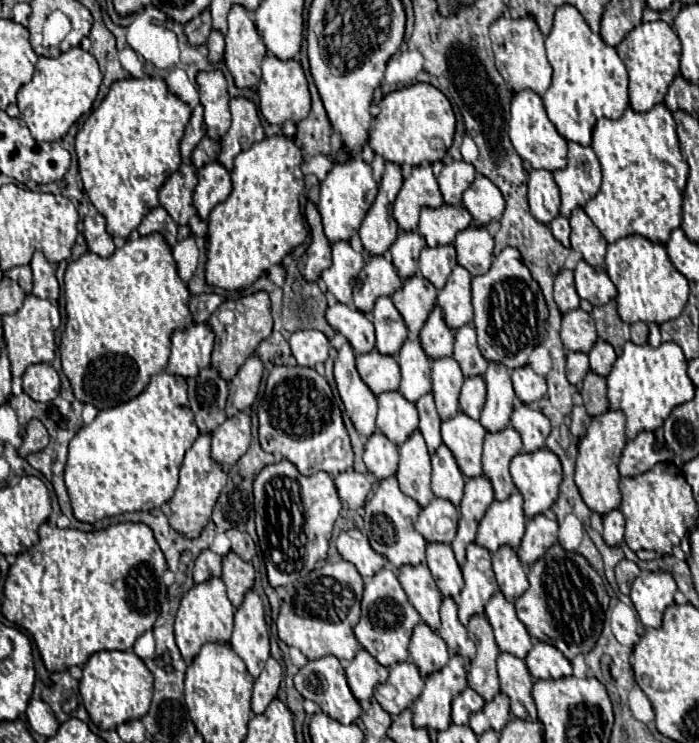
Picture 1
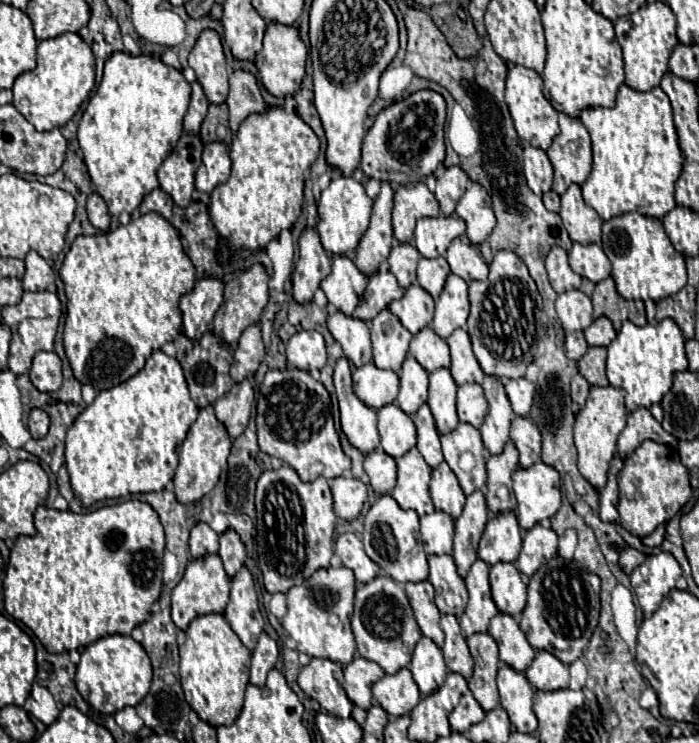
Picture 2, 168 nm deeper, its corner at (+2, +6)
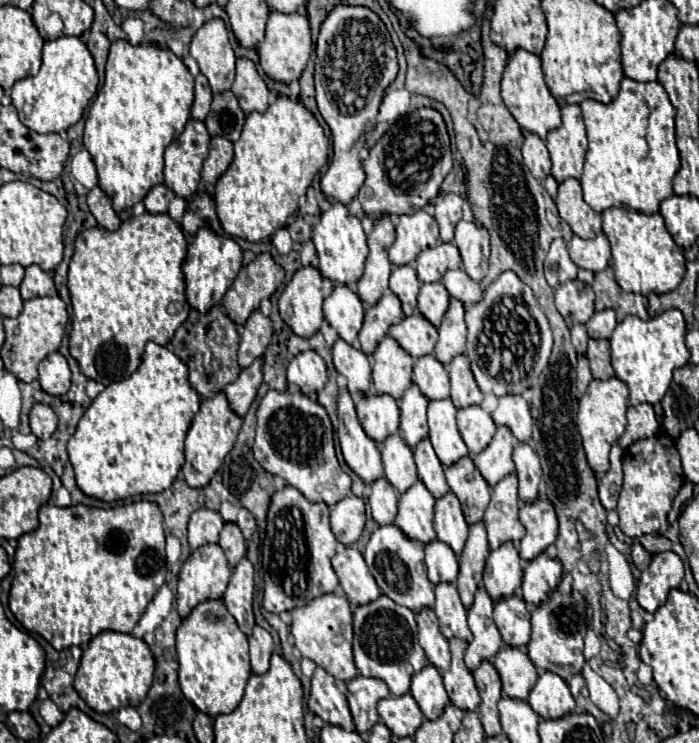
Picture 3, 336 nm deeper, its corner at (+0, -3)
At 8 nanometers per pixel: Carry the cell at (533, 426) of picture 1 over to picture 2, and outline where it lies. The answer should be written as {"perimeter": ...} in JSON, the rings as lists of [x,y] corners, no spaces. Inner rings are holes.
{"perimeter":[[[515,417],[511,423],[511,441],[519,449],[519,465],[529,467],[541,457],[541,431],[529,417]]]}

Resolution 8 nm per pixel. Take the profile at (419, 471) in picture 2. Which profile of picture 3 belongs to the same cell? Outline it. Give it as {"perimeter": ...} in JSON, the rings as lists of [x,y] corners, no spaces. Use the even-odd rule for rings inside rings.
{"perimeter":[[[415,482],[401,498],[399,498],[399,514],[395,518],[395,526],[407,534],[407,538],[417,540],[427,546],[437,538],[433,528],[433,506],[435,498],[423,486],[423,482]]]}

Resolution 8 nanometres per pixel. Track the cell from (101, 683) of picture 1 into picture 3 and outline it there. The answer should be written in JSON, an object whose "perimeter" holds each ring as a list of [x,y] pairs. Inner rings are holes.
{"perimeter":[[[101,632],[83,650],[79,670],[75,674],[75,690],[97,712],[113,712],[125,706],[137,706],[151,682],[155,660],[145,640],[123,632]]]}

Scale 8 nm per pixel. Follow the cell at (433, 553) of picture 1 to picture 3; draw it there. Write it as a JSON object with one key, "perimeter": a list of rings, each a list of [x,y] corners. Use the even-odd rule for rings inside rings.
{"perimeter":[[[437,584],[435,586],[435,614],[439,618],[439,628],[447,640],[461,638],[463,642],[471,642],[471,632],[467,628],[467,610],[459,600],[459,592],[453,584]]]}

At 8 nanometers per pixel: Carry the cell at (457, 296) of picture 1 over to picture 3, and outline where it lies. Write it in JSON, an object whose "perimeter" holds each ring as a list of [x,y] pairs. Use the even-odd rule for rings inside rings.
{"perimeter":[[[451,300],[449,310],[439,328],[439,340],[435,344],[435,358],[445,366],[451,362],[455,354],[465,354],[465,308],[459,300]]]}

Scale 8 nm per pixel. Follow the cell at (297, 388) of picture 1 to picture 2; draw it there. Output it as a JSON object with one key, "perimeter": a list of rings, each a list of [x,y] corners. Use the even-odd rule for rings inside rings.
{"perimeter":[[[297,367],[267,371],[257,399],[257,437],[259,447],[267,455],[289,463],[303,481],[313,481],[319,475],[331,479],[351,469],[351,459],[343,453],[339,435],[331,415],[331,399],[321,381]]]}

